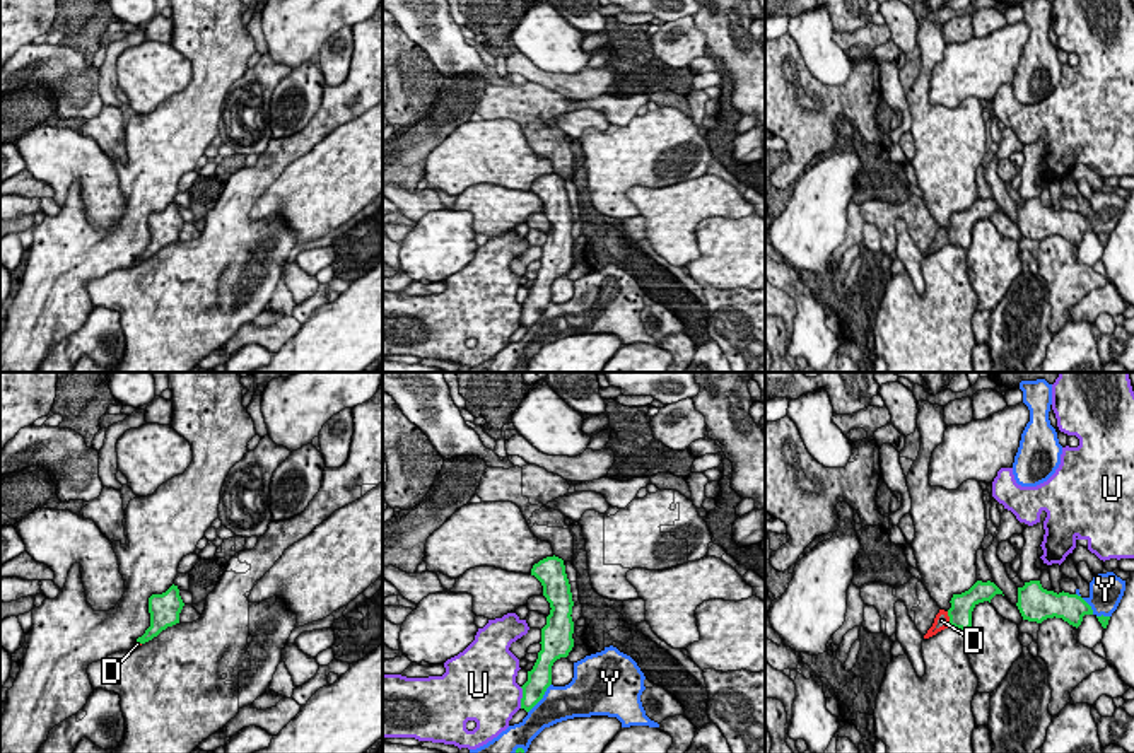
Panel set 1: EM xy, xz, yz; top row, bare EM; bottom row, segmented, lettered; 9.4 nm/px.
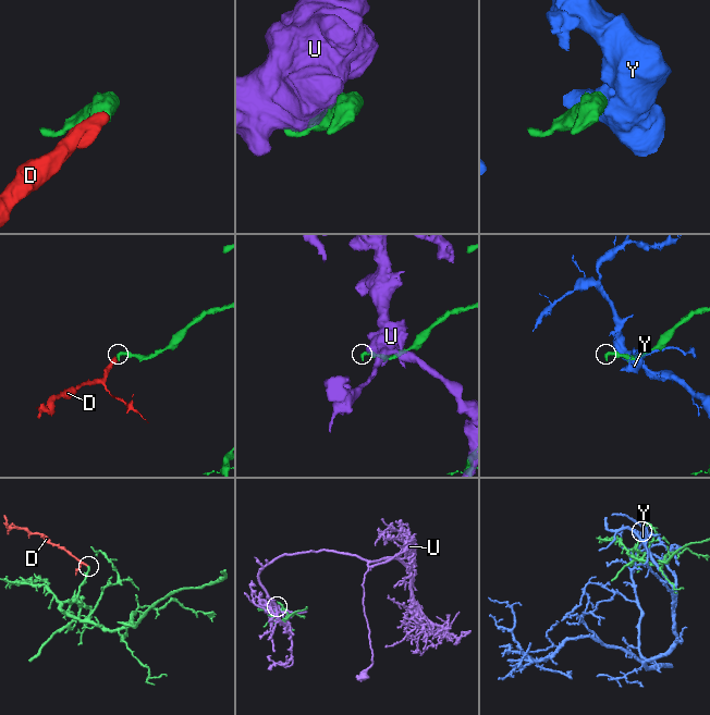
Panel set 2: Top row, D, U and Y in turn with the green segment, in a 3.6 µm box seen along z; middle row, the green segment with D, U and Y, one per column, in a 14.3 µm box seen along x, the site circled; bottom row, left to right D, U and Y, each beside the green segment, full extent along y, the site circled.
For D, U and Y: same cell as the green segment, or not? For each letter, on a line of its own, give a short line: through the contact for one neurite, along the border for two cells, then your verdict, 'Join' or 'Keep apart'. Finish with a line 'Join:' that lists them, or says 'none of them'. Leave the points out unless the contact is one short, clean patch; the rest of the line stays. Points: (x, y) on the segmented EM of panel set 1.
D: Line: yz (962, 605), (950, 618), (941, 620). Join
U: Keep apart
Y: Keep apart
Join: D

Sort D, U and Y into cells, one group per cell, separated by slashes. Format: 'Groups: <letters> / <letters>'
Groups: D / U / Y

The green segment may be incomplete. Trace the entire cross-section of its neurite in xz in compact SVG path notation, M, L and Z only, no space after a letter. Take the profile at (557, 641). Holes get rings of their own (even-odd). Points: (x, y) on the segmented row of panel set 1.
M547 557L533 565L535 575L543 586L543 596L550 603L550 615L547 625L541 628L541 651L528 681L521 686L521 709L529 712L545 695L552 685L552 666L557 659L567 657L574 647L574 622L572 622L572 592L565 574L564 560L558 557Z

